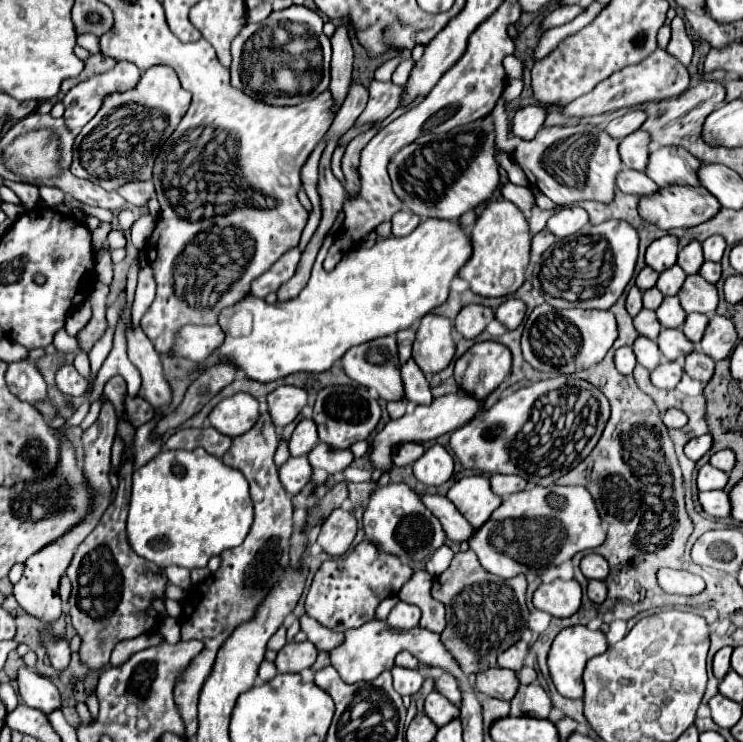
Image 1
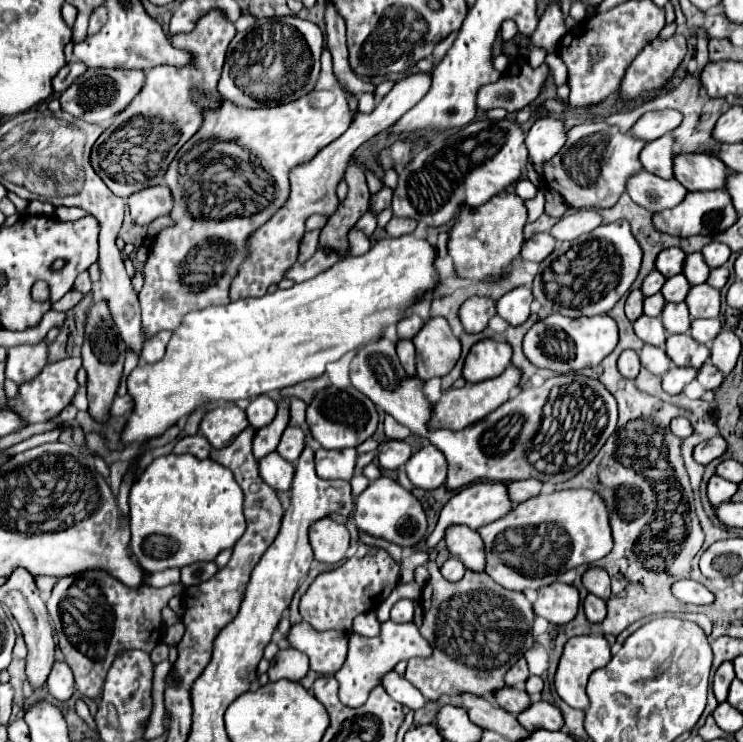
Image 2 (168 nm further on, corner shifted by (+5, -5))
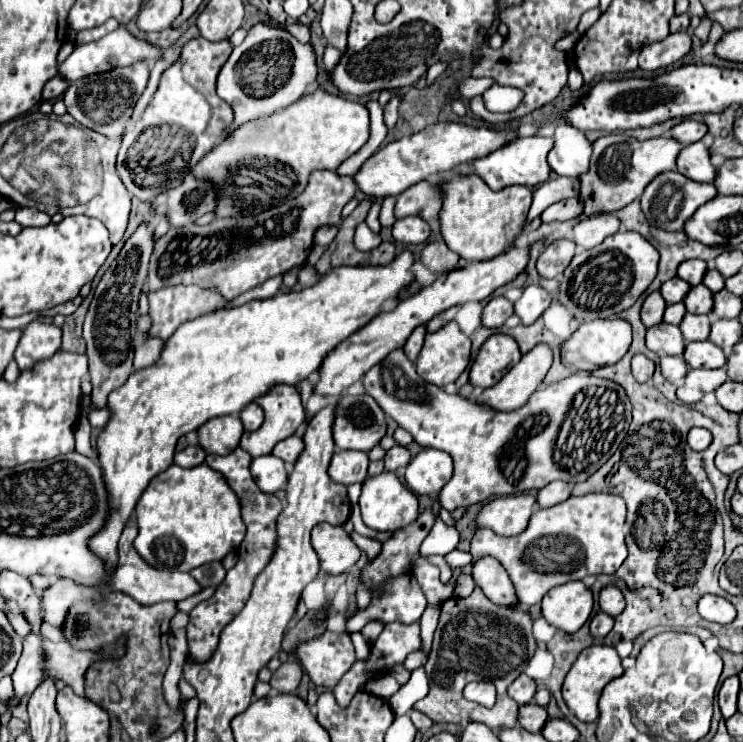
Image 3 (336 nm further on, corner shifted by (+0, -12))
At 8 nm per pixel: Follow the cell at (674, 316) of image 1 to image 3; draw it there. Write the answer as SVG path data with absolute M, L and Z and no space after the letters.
M684 314L684 320L680 322L680 332L684 336L684 342L696 342L696 340L708 340L710 334L710 316L696 316L696 314Z

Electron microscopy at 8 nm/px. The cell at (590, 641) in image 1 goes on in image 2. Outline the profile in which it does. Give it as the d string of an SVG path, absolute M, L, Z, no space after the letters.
M581 635L581 637L569 639L565 643L565 649L563 649L557 673L555 673L557 695L573 709L587 709L589 707L589 697L585 695L587 681L593 671L605 667L609 661L611 661L611 651L609 651L609 643L603 635Z

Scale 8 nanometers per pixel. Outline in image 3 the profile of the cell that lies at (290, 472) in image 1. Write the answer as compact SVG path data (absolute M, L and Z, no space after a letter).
M272 454L254 458L250 464L250 470L258 488L266 494L276 494L288 482L288 472L284 468L284 462Z

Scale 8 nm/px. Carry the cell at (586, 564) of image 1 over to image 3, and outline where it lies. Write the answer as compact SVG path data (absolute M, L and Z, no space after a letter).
M610 584L610 586L604 586L604 588L600 590L598 604L600 604L600 608L602 608L606 614L610 614L610 616L618 616L618 614L624 610L624 606L626 606L622 592L620 592L616 586L612 586L612 584Z

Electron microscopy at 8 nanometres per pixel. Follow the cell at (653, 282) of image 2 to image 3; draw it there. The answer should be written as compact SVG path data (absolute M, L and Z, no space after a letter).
M672 278L672 280L668 280L668 282L662 284L660 294L664 296L664 300L668 304L674 304L674 302L682 302L682 298L688 294L688 290L690 290L688 282L684 282L680 278Z

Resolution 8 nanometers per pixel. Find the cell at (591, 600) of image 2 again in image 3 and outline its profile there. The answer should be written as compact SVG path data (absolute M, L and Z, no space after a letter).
M600 610L600 612L592 618L592 622L590 622L590 634L592 634L594 638L604 638L604 636L612 630L612 626L614 626L614 618Z

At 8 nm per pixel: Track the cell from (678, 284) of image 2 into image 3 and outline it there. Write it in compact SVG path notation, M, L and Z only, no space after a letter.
M698 284L690 288L688 296L684 296L682 302L692 314L708 314L712 310L712 292L704 284Z

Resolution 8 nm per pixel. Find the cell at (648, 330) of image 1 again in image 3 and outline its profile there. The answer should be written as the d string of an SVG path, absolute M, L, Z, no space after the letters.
M660 322L652 328L648 328L646 346L648 346L648 350L652 350L656 354L678 356L678 354L684 352L684 338L682 338L678 326Z

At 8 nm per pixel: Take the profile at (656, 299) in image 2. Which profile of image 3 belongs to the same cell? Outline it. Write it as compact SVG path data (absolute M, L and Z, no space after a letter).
M682 302L670 304L670 306L666 306L666 310L664 310L664 322L666 322L666 324L680 324L684 312L686 312L686 308L684 308Z

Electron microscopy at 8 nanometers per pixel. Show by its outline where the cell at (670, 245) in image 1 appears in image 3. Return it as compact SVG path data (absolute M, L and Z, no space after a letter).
M684 260L684 264L680 264L676 276L682 280L688 280L688 284L696 286L702 282L702 276L706 272L706 262L704 260Z

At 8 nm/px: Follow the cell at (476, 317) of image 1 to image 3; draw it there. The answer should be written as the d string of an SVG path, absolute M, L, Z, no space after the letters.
M498 296L498 298L492 298L484 310L482 310L482 326L484 328L500 328L506 318L512 316L512 302L508 302L506 298Z

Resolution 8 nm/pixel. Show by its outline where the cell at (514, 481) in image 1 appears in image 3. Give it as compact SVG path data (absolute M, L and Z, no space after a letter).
M550 482L548 486L538 490L536 502L540 508L548 508L548 506L564 502L568 496L570 496L570 486L566 482Z

